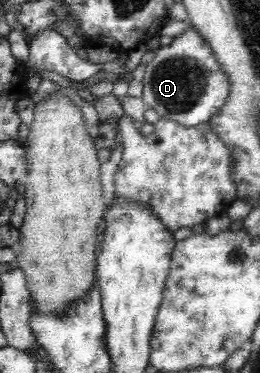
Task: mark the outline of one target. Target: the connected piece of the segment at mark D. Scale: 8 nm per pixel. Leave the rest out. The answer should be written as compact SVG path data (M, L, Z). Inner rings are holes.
M193 25L185 33L176 36L171 44L166 47L160 47L157 50L153 61L146 65L142 83L144 87L142 99L145 108L153 108L161 119L174 120L179 125L190 127L207 124L211 116L215 115L219 108L223 107L230 95L229 75L218 64L213 49Z

